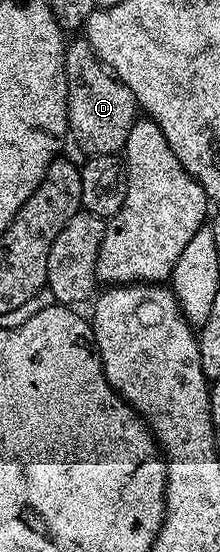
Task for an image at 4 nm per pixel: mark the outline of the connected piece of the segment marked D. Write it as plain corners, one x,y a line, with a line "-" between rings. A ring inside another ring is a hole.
76,37
64,47
64,67
68,81
68,132
71,141
76,141
88,156
119,155
126,144
126,136
130,136
130,128
138,117
136,97
101,62
90,48
88,39

